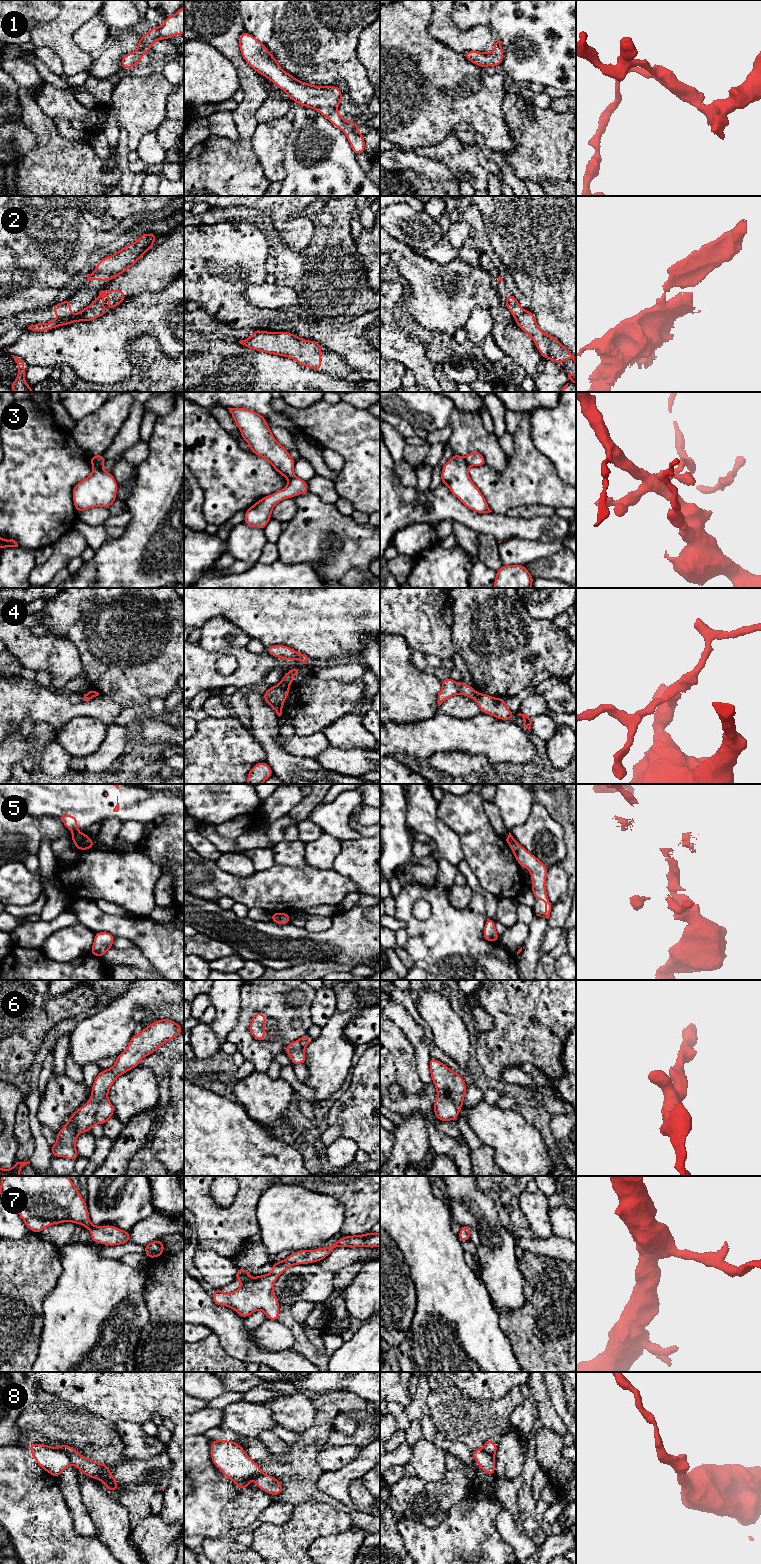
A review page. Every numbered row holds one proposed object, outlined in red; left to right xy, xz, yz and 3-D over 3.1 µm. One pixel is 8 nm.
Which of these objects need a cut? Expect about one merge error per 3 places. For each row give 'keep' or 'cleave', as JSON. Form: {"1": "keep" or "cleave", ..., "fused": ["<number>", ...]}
{"1": "keep", "2": "cleave", "3": "cleave", "4": "cleave", "5": "cleave", "6": "keep", "7": "keep", "8": "cleave", "fused": ["2", "3", "4", "5", "8"]}

